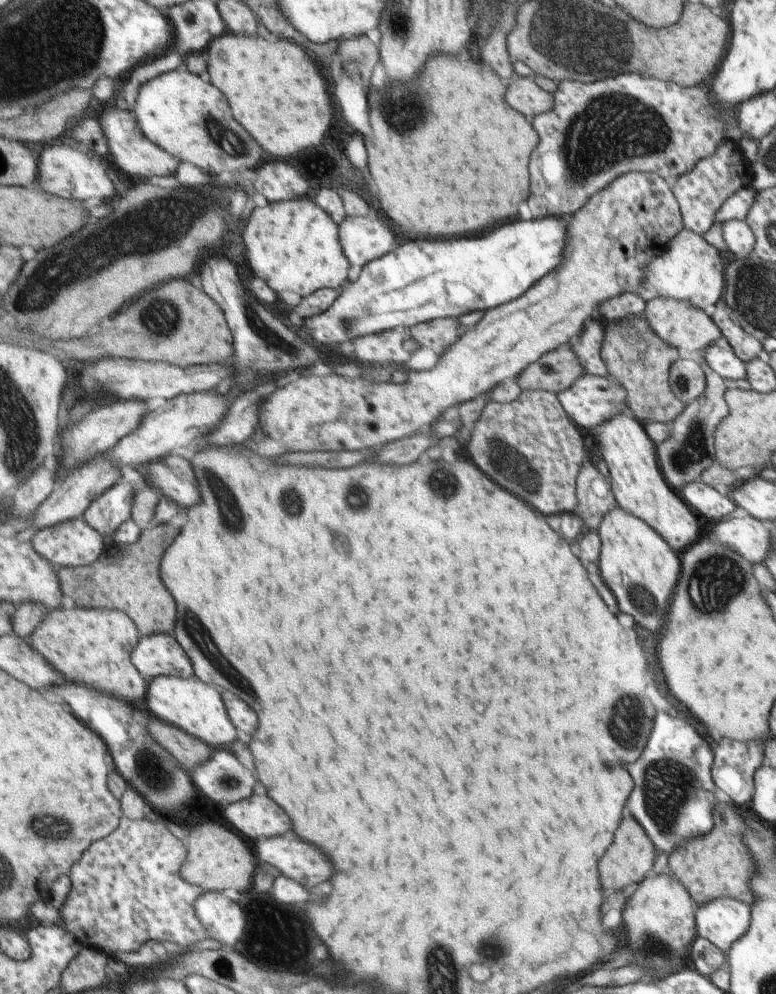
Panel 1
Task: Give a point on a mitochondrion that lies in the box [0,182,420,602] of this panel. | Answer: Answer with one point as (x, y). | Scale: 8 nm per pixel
(153, 230)

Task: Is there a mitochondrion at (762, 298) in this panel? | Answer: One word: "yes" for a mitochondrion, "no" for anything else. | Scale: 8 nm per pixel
yes

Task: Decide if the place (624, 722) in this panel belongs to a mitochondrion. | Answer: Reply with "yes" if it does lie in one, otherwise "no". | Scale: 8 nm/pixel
yes

